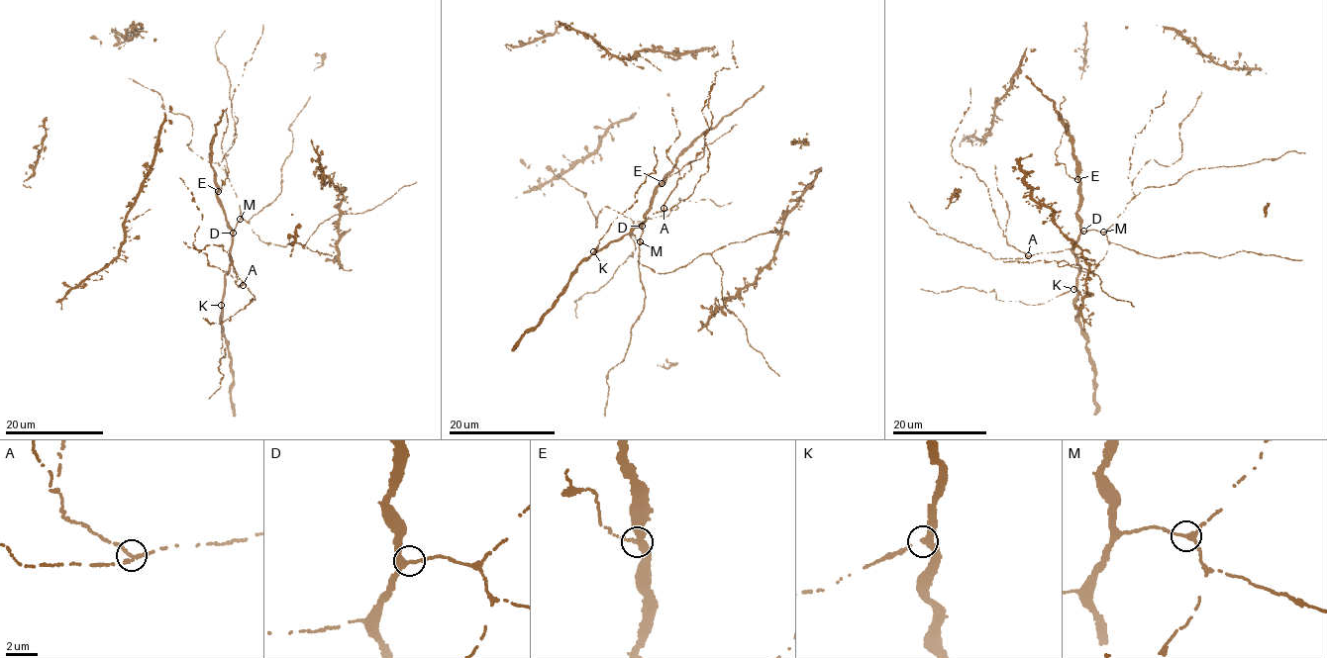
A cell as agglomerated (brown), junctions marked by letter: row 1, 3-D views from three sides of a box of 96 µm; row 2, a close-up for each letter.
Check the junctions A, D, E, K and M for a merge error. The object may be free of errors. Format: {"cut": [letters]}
{"cut": []}

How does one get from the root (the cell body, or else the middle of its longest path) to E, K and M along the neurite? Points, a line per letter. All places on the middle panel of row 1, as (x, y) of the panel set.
E: (635, 228), (647, 219), (657, 187), (662, 183)
K: (635, 228), (619, 239), (610, 241), (597, 252), (593, 251)
M: (635, 228), (642, 227), (640, 241)

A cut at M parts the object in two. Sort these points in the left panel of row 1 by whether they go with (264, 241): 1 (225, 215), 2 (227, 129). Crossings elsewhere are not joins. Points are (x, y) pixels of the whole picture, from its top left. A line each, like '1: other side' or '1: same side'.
1: other side
2: other side

